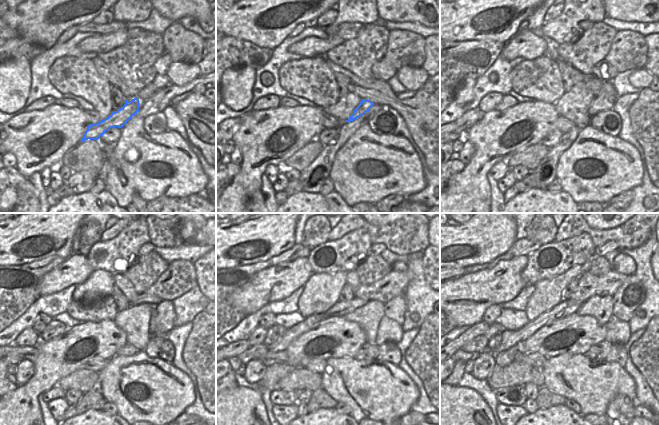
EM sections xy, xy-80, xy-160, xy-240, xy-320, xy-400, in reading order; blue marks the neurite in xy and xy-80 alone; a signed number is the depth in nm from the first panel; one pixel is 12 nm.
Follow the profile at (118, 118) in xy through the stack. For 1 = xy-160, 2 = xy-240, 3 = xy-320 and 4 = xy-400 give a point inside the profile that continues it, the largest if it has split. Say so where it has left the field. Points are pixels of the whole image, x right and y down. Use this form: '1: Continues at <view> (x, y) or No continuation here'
1: Continues at xy-160 (605, 100)
2: Continues at xy-240 (163, 317)
3: Continues at xy-320 (394, 309)
4: Continues at xy-400 (629, 296).

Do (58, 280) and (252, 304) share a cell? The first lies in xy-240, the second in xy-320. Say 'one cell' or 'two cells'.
one cell

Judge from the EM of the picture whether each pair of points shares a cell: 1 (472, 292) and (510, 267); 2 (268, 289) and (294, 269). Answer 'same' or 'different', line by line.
1: same
2: same

